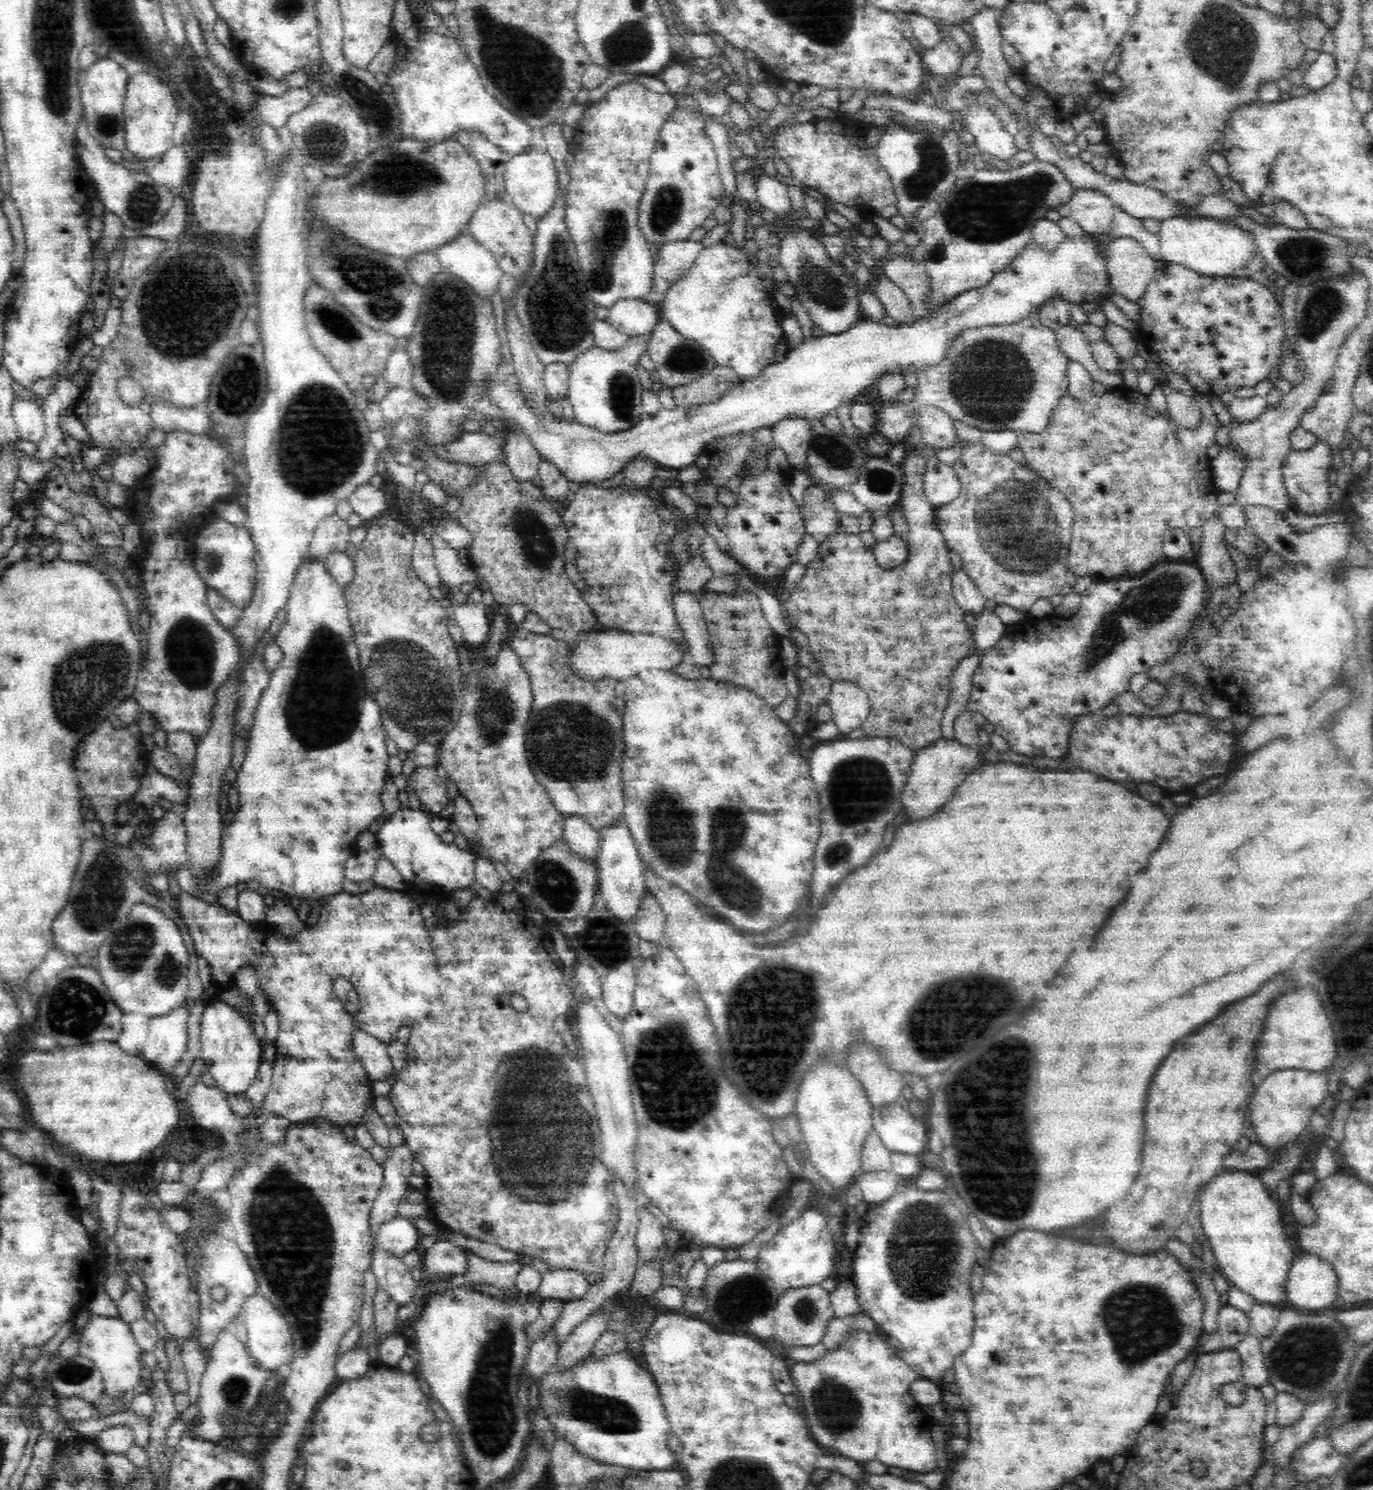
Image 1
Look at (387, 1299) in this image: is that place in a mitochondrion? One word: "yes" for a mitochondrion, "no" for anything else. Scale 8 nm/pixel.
no

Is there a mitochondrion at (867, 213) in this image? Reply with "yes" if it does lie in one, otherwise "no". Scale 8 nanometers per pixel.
no

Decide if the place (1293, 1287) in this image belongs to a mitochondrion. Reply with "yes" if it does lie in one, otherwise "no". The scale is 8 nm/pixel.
no

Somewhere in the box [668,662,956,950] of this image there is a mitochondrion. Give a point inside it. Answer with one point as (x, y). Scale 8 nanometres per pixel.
(858, 787)

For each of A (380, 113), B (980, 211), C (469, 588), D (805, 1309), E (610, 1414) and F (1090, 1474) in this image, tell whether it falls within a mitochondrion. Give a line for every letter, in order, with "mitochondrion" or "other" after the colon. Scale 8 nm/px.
A: mitochondrion
B: mitochondrion
C: other
D: mitochondrion
E: mitochondrion
F: other

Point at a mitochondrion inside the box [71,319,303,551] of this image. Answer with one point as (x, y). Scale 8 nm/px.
(237, 388)

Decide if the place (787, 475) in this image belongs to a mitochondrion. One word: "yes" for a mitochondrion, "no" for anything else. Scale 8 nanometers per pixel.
no

